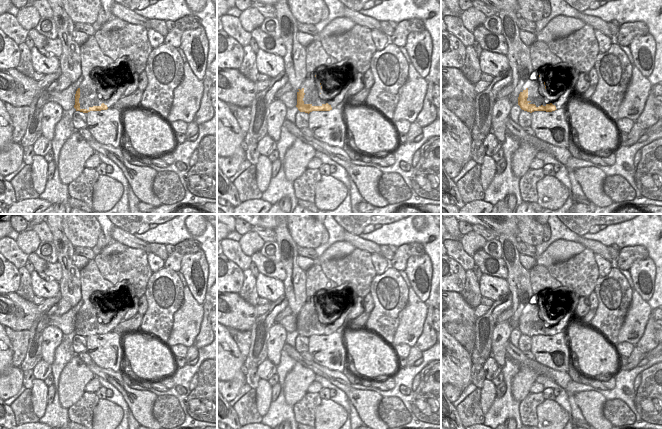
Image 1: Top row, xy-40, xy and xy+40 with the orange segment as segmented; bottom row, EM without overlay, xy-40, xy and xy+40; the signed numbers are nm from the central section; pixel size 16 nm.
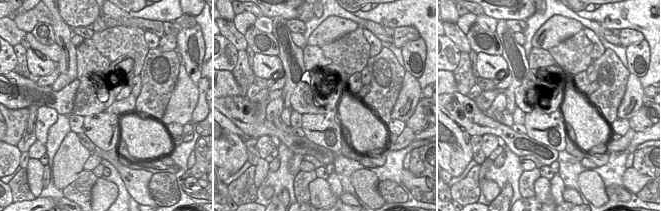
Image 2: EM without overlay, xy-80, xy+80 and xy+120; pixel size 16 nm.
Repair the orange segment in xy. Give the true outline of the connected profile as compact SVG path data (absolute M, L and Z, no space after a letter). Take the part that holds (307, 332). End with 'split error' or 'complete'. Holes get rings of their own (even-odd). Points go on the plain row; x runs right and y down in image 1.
M304 312L301 314L298 313L299 315L297 316L297 329L296 331L300 336L305 336L305 337L310 337L312 335L330 335L332 334L331 329L328 327L322 328L321 330L313 330L312 328L305 328L303 325L304 322Z; complete

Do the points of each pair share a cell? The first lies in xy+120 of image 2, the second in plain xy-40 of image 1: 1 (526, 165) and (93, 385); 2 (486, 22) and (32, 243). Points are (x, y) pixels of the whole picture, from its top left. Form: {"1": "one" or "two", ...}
{"1": "one", "2": "two"}

